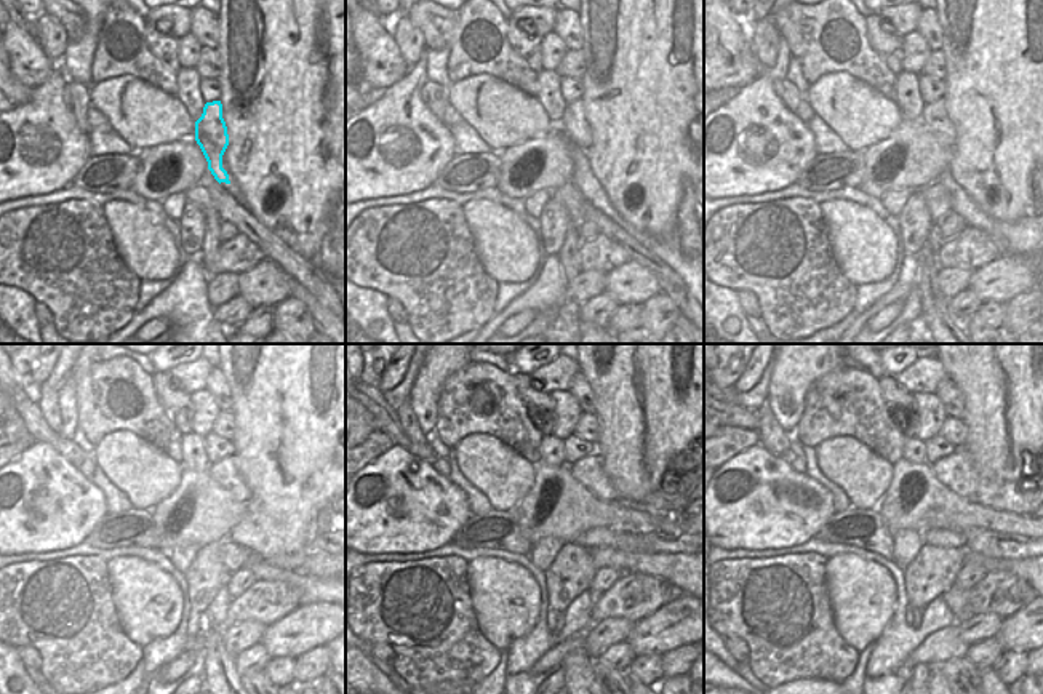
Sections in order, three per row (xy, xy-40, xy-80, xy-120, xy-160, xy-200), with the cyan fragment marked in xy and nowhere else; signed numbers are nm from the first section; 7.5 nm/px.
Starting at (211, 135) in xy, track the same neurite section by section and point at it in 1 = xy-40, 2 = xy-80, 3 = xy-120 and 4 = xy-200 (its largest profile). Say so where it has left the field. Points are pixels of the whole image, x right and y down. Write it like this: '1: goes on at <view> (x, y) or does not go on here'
1: goes on at xy-40 (573, 125)
2: goes on at xy-80 (935, 117)
3: goes on at xy-120 (224, 472)
4: goes on at xy-200 (960, 472)

